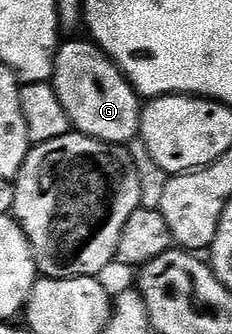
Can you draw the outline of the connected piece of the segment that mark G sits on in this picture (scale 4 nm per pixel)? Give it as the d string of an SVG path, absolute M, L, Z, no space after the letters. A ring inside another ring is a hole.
M72 40L69 44L64 42L57 47L56 69L52 72L52 80L58 98L62 98L62 106L66 106L66 114L70 114L75 131L107 144L131 145L131 140L135 141L140 134L141 97L136 95L120 67L96 43L84 40Z

